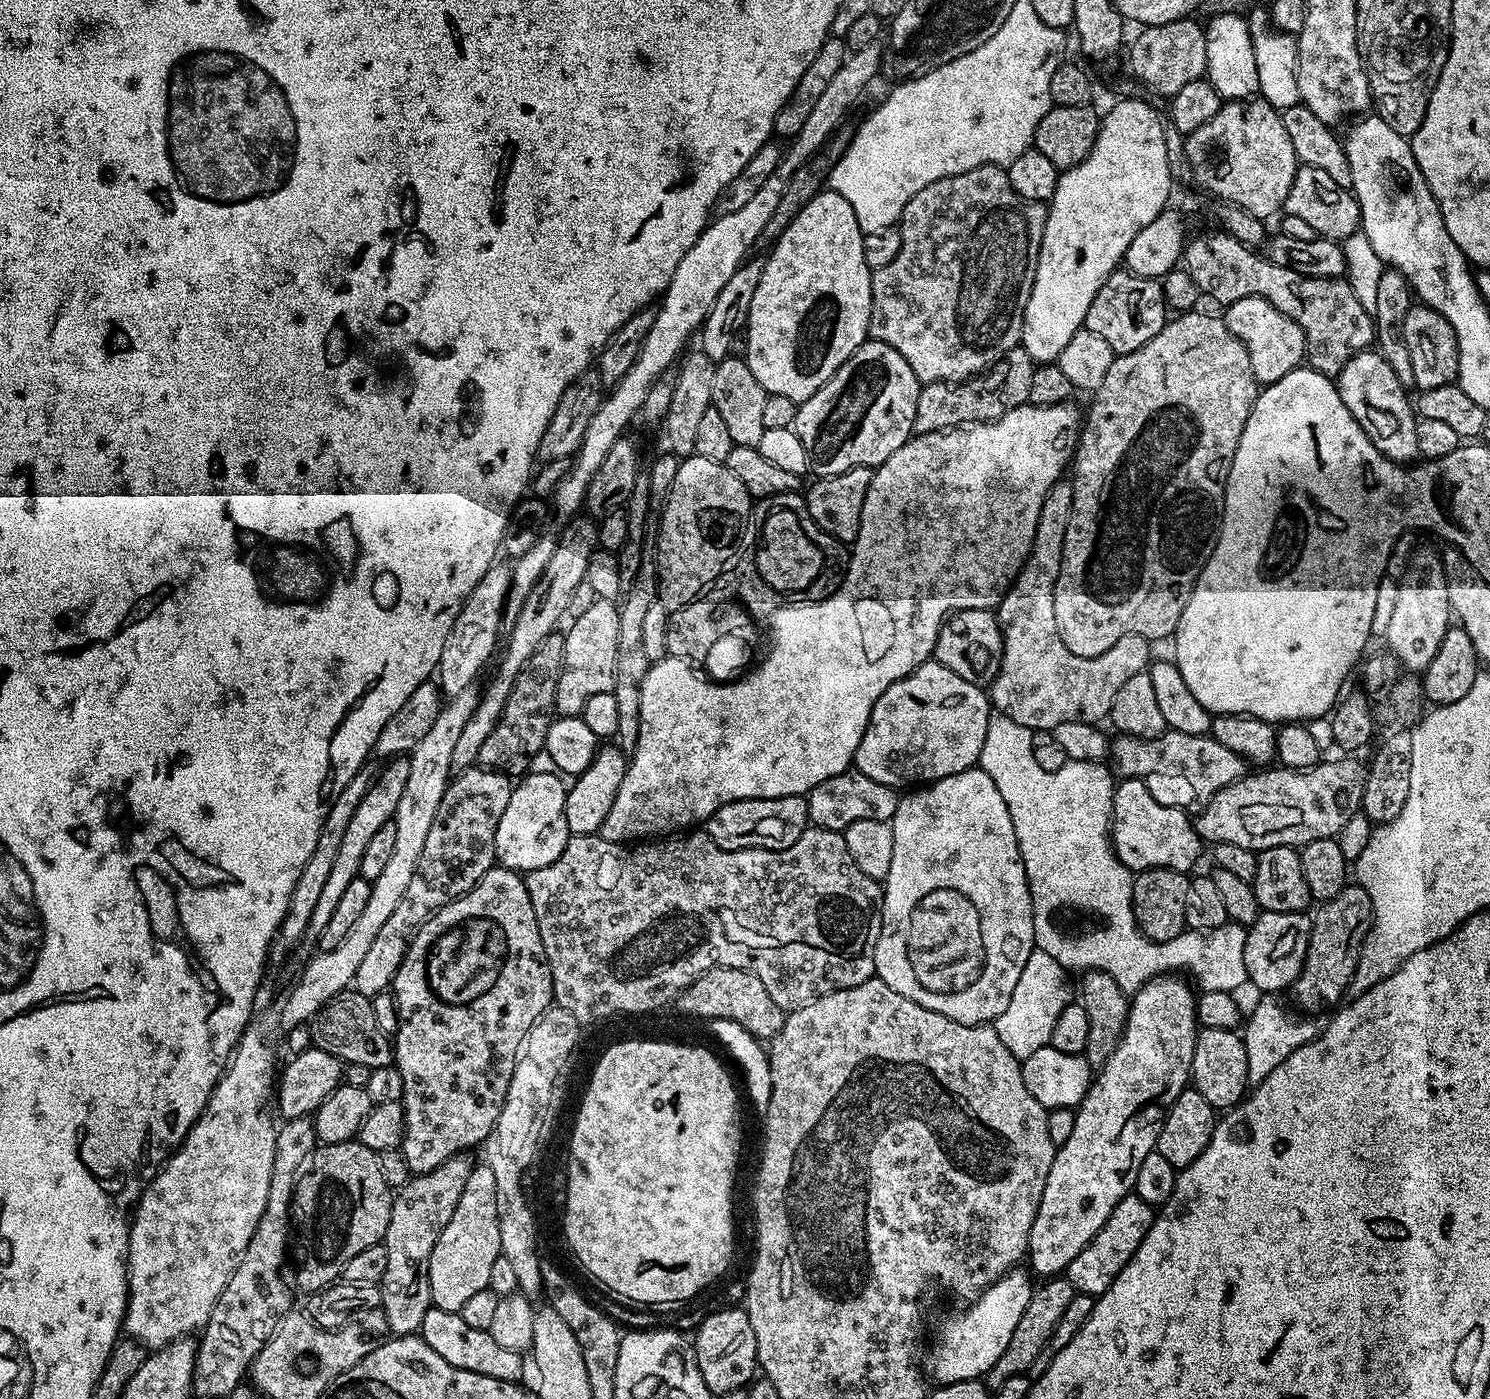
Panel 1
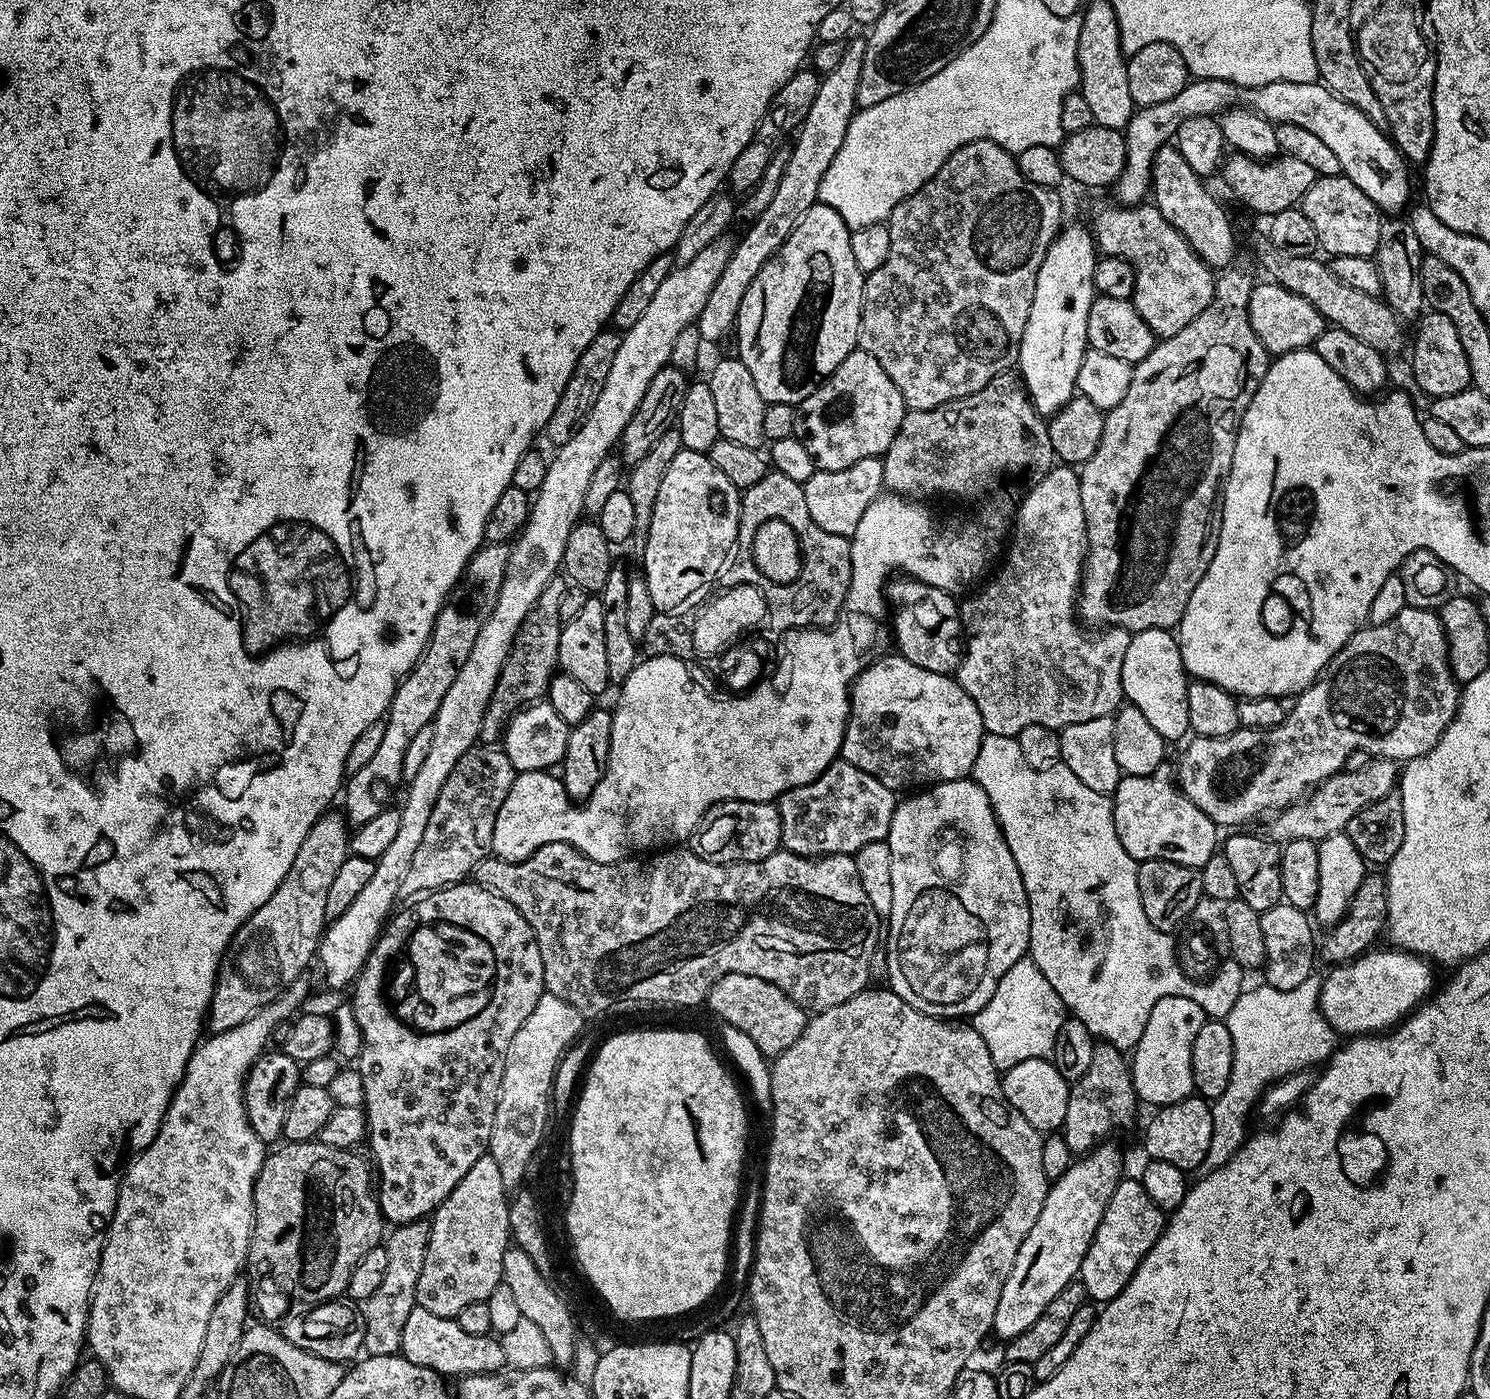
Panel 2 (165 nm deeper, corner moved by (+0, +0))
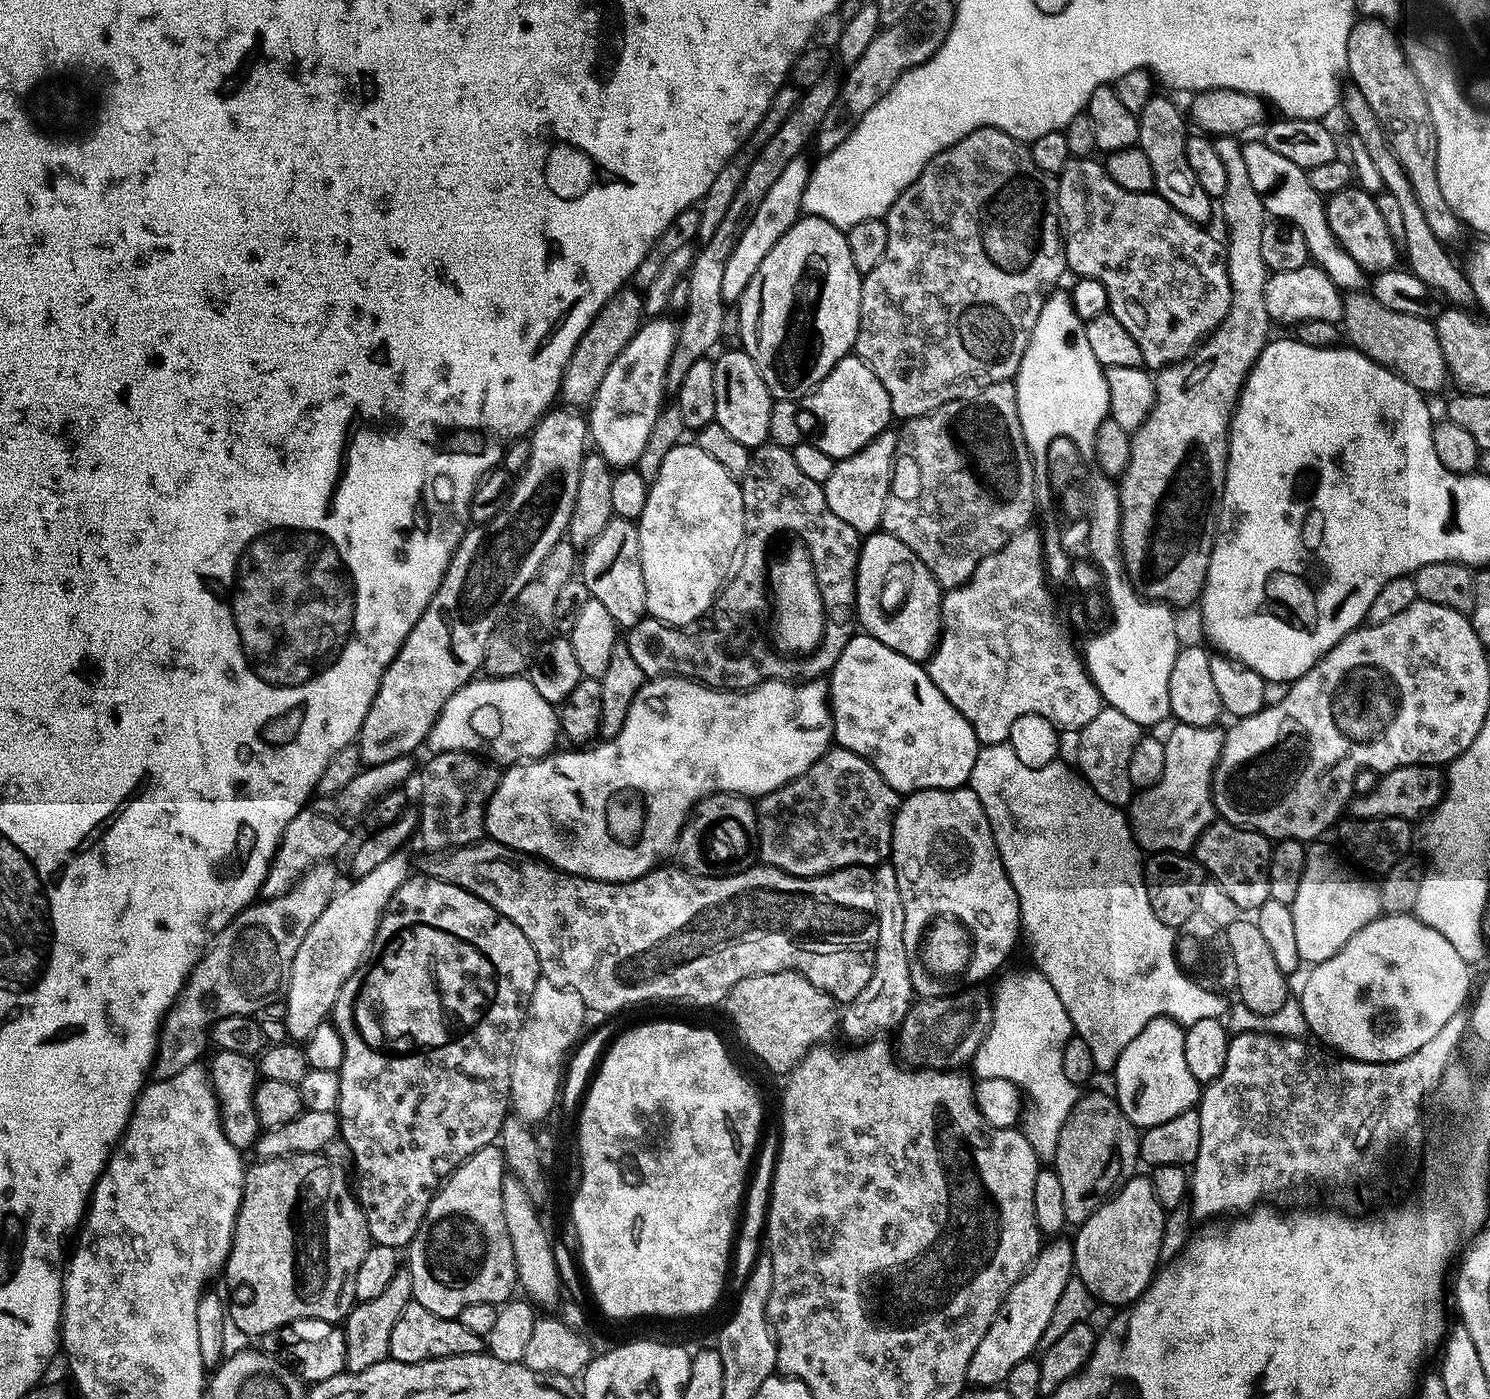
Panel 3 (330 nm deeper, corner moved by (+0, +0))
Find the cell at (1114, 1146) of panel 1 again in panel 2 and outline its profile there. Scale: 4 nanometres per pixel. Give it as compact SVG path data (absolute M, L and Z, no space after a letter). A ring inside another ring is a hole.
M1101 1142L1091 1152L1073 1159L1070 1170L1062 1174L1062 1178L1051 1181L1046 1202L1042 1202L1042 1214L1038 1214L1038 1222L1026 1234L1026 1242L1018 1249L1018 1258L1014 1258L1014 1270L1010 1270L1010 1278L1006 1278L1006 1286L1002 1286L1002 1294L998 1298L998 1310L994 1310L992 1332L1001 1342L1018 1338L1022 1330L1030 1330L1038 1318L1042 1318L1042 1310L1058 1298L1058 1293L1077 1279L1082 1258L1086 1250L1090 1250L1090 1242L1098 1230L1098 1222L1102 1222L1102 1214L1106 1214L1106 1206L1110 1202L1110 1194L1120 1185L1124 1172L1124 1156L1112 1142Z

